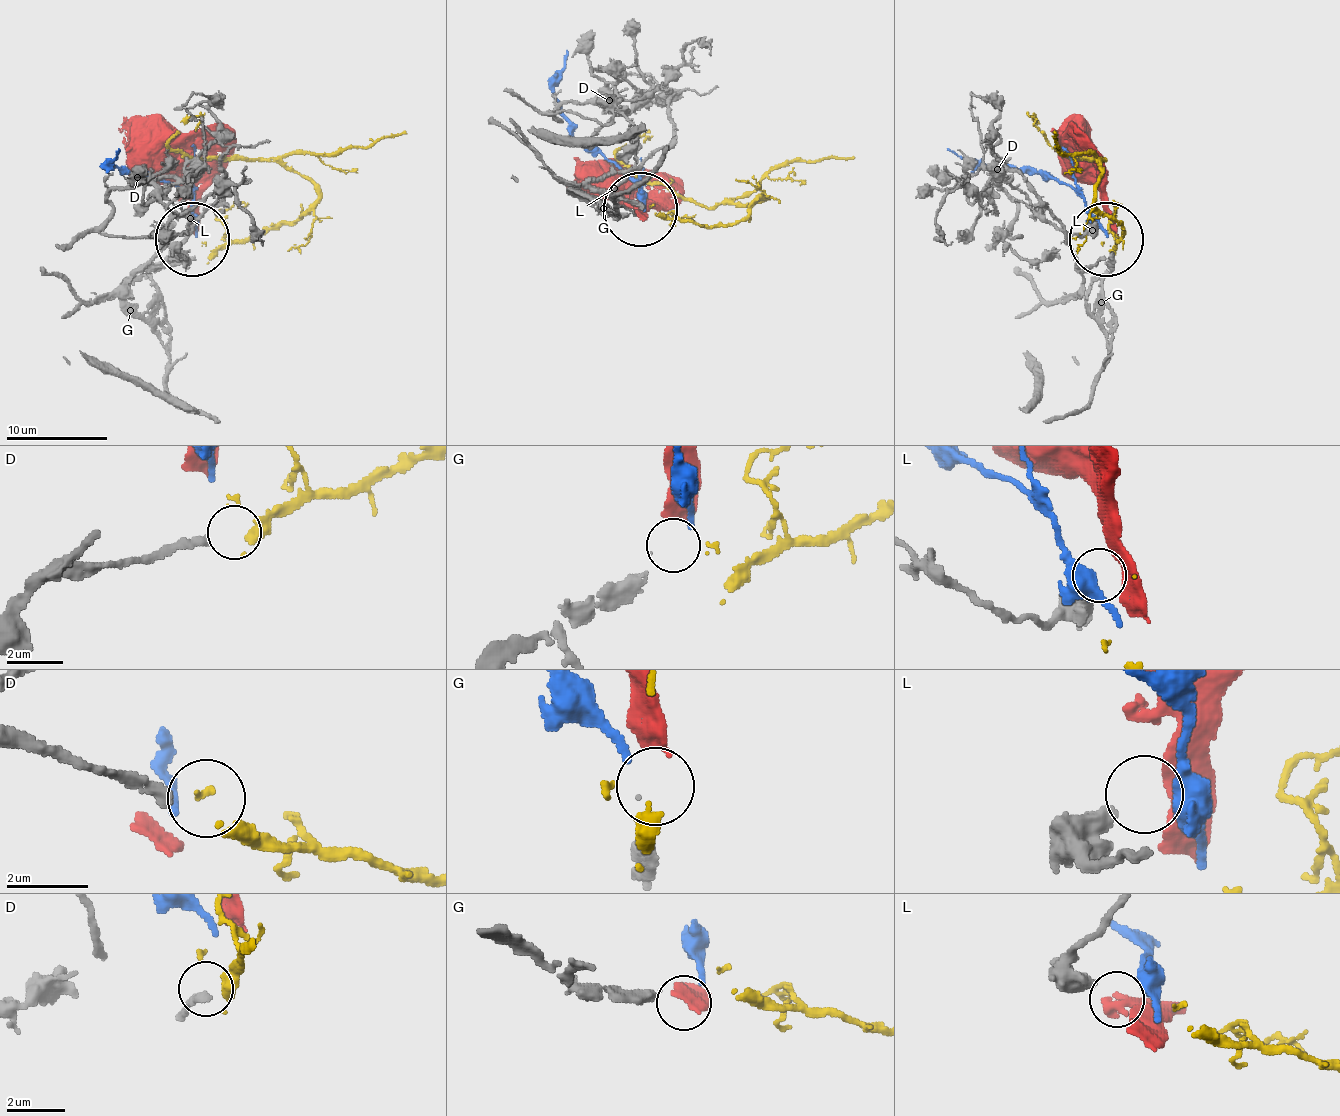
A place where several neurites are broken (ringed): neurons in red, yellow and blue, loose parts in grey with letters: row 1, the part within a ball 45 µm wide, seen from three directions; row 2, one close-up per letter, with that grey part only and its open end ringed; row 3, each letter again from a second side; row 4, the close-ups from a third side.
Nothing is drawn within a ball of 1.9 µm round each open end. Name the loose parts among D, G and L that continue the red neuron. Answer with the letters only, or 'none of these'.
G

